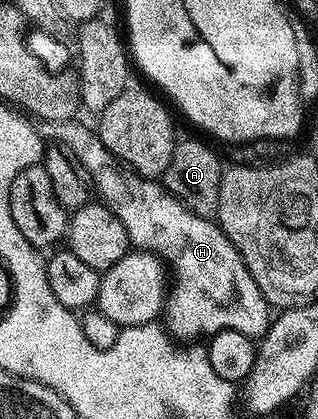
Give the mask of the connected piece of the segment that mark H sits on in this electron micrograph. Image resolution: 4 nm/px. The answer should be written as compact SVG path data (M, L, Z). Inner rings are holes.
M40 122L37 130L44 140L58 141L62 146L73 149L73 153L77 153L85 169L89 169L89 177L93 177L95 195L119 218L121 225L125 225L132 248L149 251L169 263L171 259L179 277L180 291L176 295L174 292L165 309L165 319L171 322L170 330L177 331L181 335L195 335L191 337L201 337L199 336L201 334L210 337L219 331L236 331L252 337L266 336L267 328L270 327L273 318L272 308L264 299L261 289L257 289L257 281L253 281L241 253L233 245L233 241L225 237L218 222L194 215L179 199L166 191L162 182L144 179L142 175L137 175L128 169L113 153L109 153L109 149L105 149L105 145L92 128L90 131L85 124L79 122Z

